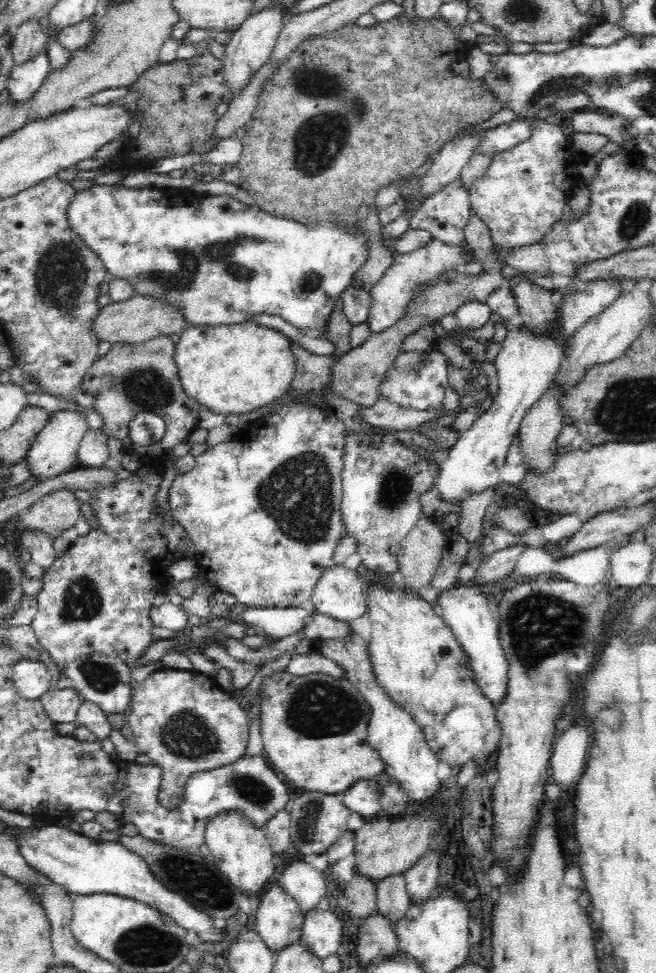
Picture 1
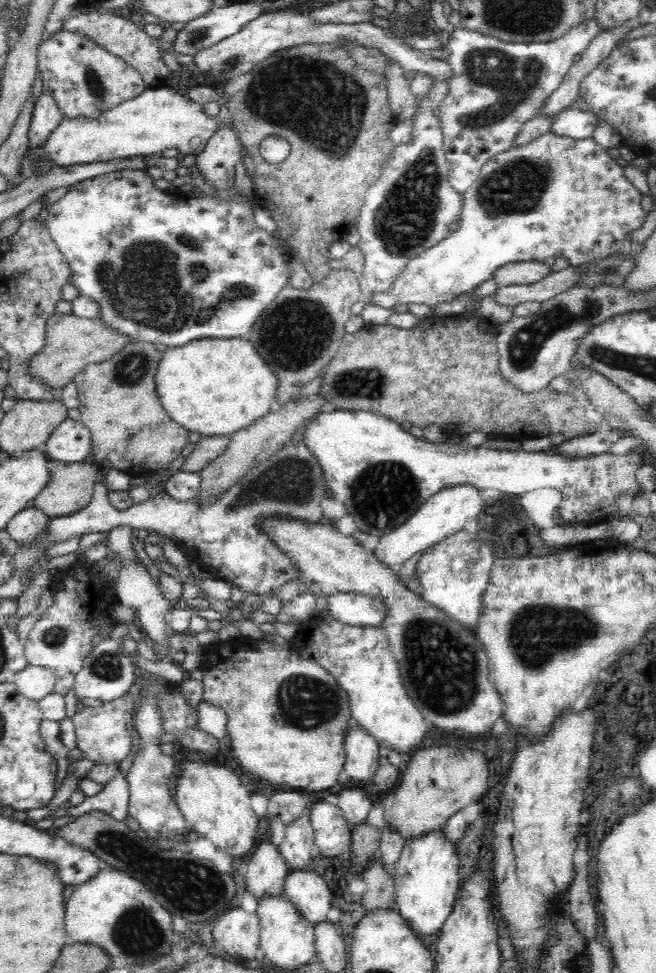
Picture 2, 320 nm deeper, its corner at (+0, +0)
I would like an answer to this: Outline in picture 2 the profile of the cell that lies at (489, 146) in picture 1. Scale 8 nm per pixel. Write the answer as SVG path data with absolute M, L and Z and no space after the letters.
M570 106L555 116L551 132L558 136L580 140L592 137L599 123L601 121L592 111L582 111Z

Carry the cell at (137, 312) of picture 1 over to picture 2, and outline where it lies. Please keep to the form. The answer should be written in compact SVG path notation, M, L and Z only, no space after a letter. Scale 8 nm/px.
M70 313L48 316L44 332L44 346L24 364L29 376L53 393L60 393L87 365L114 358L116 352L132 341L126 335L104 325L100 318L85 319Z

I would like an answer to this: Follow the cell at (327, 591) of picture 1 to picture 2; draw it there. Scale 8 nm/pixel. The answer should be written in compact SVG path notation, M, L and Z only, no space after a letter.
M336 593L327 596L326 611L345 625L378 627L387 615L387 604L371 594Z

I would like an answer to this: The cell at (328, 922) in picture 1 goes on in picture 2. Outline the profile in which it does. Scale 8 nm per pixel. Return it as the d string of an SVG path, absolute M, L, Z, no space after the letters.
M289 869L282 896L286 896L312 926L324 922L331 908L332 894L317 870Z

